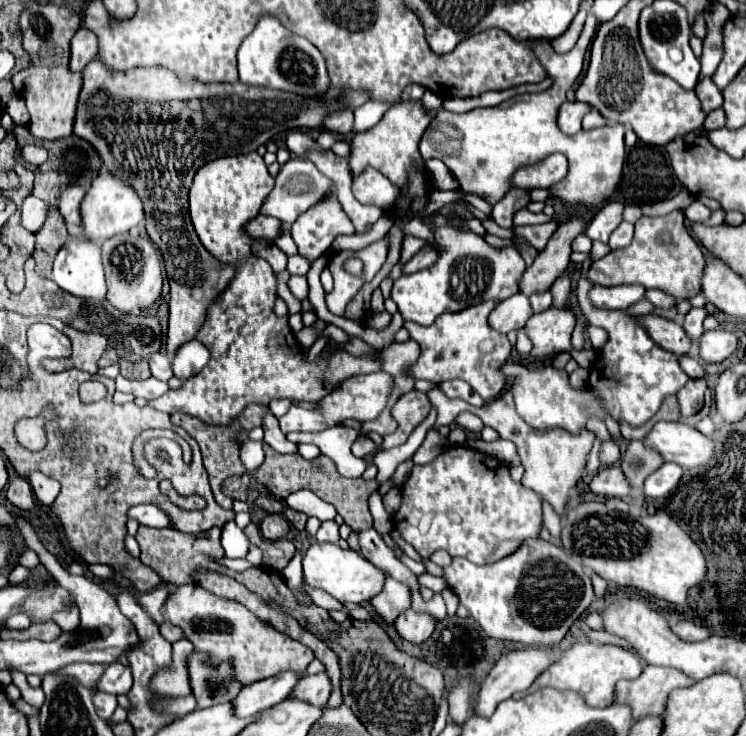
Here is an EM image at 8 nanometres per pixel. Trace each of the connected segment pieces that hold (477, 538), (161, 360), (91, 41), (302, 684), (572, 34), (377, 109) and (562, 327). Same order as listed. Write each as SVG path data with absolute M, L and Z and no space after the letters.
M450 447L434 461L414 465L410 477L402 485L402 505L392 521L402 537L412 543L422 557L430 557L434 551L444 549L452 557L464 557L476 565L486 565L510 555L526 537L536 537L540 533L542 503L532 489L514 483L508 467L498 459L470 447Z
M154 355L150 359L150 369L152 369L152 375L162 379L162 381L168 381L172 377L172 369L170 369L170 361L168 357L164 355Z
M78 29L78 33L72 37L70 71L82 71L96 55L98 55L98 41L94 33L88 29Z
M326 673L306 675L296 683L296 687L292 689L292 693L288 697L296 697L314 707L322 707L322 705L326 705L328 697L330 697L330 681L328 681Z
M580 9L580 11L576 13L574 21L570 23L570 27L566 29L566 33L552 41L552 47L554 47L558 53L570 51L570 49L576 45L578 37L580 37L580 31L582 31L582 27L584 27L584 21L586 21L586 9Z
M366 101L366 103L364 103L362 107L358 107L358 111L356 111L354 125L352 125L352 133L362 133L362 131L374 127L374 121L378 121L378 117L382 117L388 107L390 107L388 103Z
M550 307L542 313L536 313L526 323L526 333L532 339L534 347L532 357L554 357L562 351L570 351L570 337L576 327L576 317L572 309Z

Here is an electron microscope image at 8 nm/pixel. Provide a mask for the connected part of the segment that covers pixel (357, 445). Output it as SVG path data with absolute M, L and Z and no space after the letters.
M358 437L358 439L354 441L354 445L352 445L352 453L354 453L356 457L364 457L364 455L372 453L374 449L376 449L376 445L374 445L374 441L372 441L370 437Z

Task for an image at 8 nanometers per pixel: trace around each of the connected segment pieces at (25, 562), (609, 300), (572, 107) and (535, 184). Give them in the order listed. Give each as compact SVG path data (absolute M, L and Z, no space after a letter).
M24 547L24 549L20 551L20 555L18 555L16 563L18 563L18 565L22 565L22 567L26 567L26 569L34 569L34 567L38 567L40 559L38 559L38 555L36 555L34 551L30 551L30 549L26 549L26 547Z
M594 285L590 297L600 309L622 309L626 311L636 301L644 299L646 289L642 285L620 285L620 287L598 287Z
M564 101L562 107L560 107L560 113L558 113L558 127L562 129L562 133L566 135L574 135L580 131L582 127L582 117L590 111L592 107L582 103L582 101L576 101L576 103L570 103L570 101Z
M546 157L534 165L522 165L518 173L510 177L510 185L514 189L548 189L552 183L566 177L568 161L566 159L552 159Z

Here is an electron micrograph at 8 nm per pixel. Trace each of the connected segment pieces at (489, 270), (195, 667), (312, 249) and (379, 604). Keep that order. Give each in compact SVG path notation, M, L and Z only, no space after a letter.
M440 227L434 231L435 241L440 245L434 265L416 273L402 275L394 281L392 301L398 305L400 315L406 321L430 325L434 319L448 311L462 311L482 301L502 301L518 293L518 279L522 275L522 257L516 247L496 249L488 245L480 235L462 231L458 227Z
M192 653L188 661L188 671L190 685L200 709L218 703L230 703L234 699L234 693L238 693L240 689L240 685L230 679L228 665L220 665L220 669L214 669L206 663L204 655Z
M326 193L322 201L304 211L292 225L292 239L298 245L298 253L306 261L314 263L334 241L336 235L354 233L354 225L342 211L334 193Z
M386 577L384 589L370 603L386 623L394 623L400 613L410 609L410 593L402 583L394 581L392 577Z

